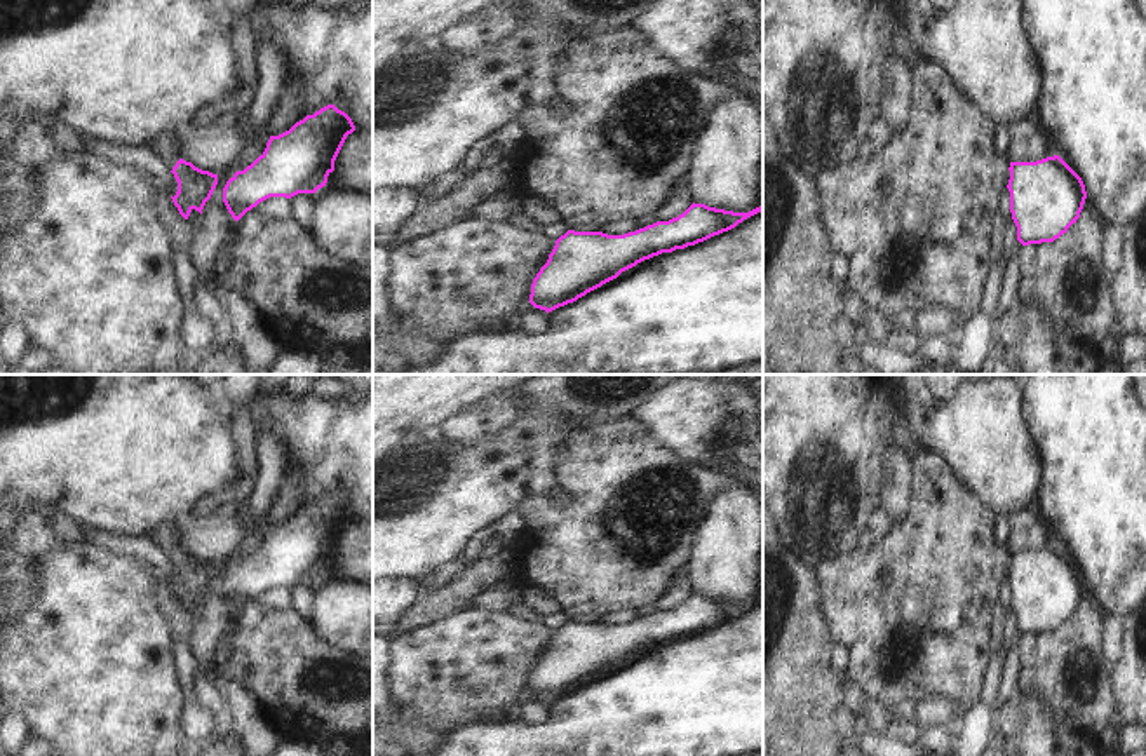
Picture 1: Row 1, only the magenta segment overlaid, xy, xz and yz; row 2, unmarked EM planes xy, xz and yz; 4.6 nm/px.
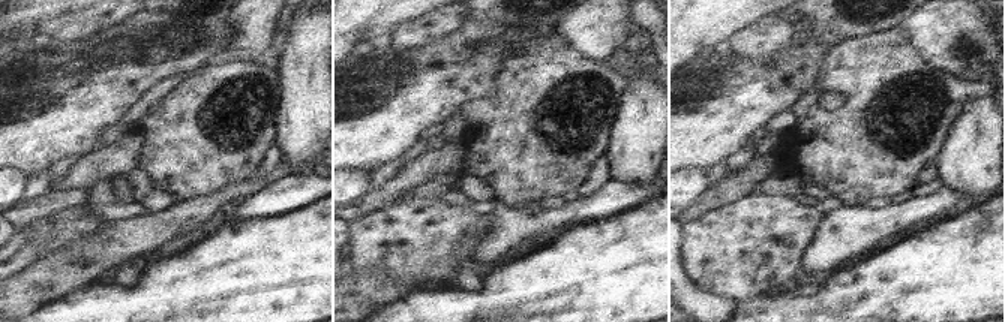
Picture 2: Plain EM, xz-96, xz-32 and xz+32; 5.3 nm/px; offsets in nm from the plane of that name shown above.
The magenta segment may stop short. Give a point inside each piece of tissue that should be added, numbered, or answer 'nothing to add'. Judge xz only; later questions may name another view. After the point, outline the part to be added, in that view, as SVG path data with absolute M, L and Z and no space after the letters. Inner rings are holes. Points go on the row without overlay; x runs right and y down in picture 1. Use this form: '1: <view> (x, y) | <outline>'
nothing to add

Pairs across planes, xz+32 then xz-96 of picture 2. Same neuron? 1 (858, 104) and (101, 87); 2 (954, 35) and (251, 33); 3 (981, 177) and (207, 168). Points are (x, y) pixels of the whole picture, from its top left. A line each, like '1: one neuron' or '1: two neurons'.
1: one neuron
2: one neuron
3: two neurons

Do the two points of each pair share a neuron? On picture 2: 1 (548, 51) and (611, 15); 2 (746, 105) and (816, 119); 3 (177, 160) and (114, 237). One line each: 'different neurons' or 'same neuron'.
1: different neurons
2: same neuron
3: different neurons

